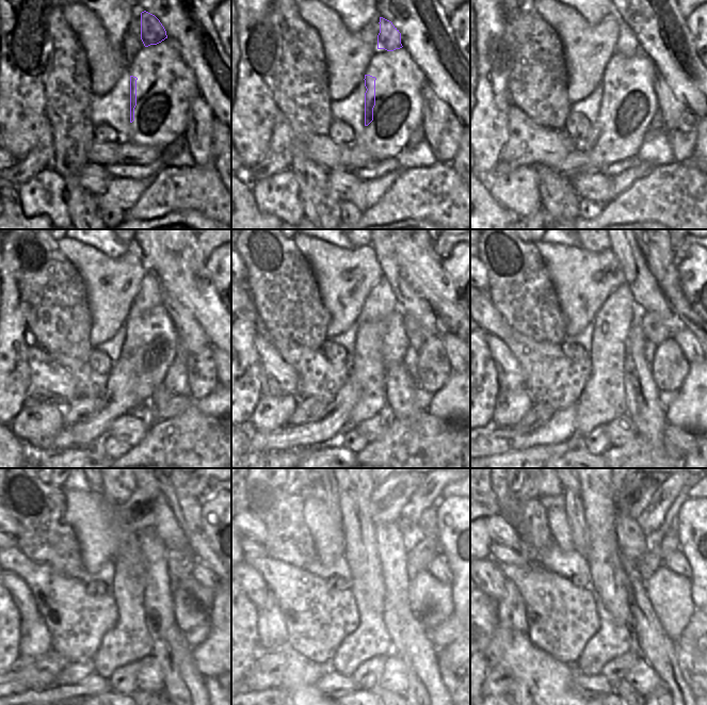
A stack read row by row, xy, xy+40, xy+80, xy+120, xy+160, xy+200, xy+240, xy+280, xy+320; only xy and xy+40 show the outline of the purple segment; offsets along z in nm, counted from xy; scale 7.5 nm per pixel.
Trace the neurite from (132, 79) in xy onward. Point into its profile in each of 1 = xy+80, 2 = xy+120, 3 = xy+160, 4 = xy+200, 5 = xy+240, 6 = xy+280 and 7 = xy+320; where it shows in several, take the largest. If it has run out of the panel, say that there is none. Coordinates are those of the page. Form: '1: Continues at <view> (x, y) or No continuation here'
1: Continues at xy+80 (607, 108)
2: Continues at xy+120 (148, 295)
3: Continues at xy+160 (367, 346)
4: Continues at xy+200 (605, 346)
5: Continues at xy+240 (127, 585)
6: Continues at xy+280 (358, 590)
7: Continues at xy+320 (599, 605).

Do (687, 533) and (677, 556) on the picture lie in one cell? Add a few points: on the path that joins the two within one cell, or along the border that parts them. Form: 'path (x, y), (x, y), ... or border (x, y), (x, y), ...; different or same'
border (678, 546), (690, 566), (690, 573); different

